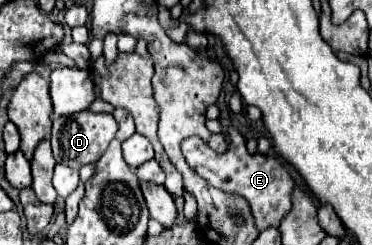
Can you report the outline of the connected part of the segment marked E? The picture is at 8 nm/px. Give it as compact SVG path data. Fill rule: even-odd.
M229 127L229 149L225 153L217 153L213 151L199 135L191 135L181 143L181 151L183 157L187 161L187 165L207 181L207 185L223 189L225 193L239 193L243 195L253 209L255 215L255 225L257 229L267 229L271 225L279 227L281 219L285 217L285 213L291 209L291 189L293 189L293 179L287 171L287 167L283 165L283 161L279 157L273 155L261 155L255 153L251 155L247 151L245 139L237 133L237 128Z

